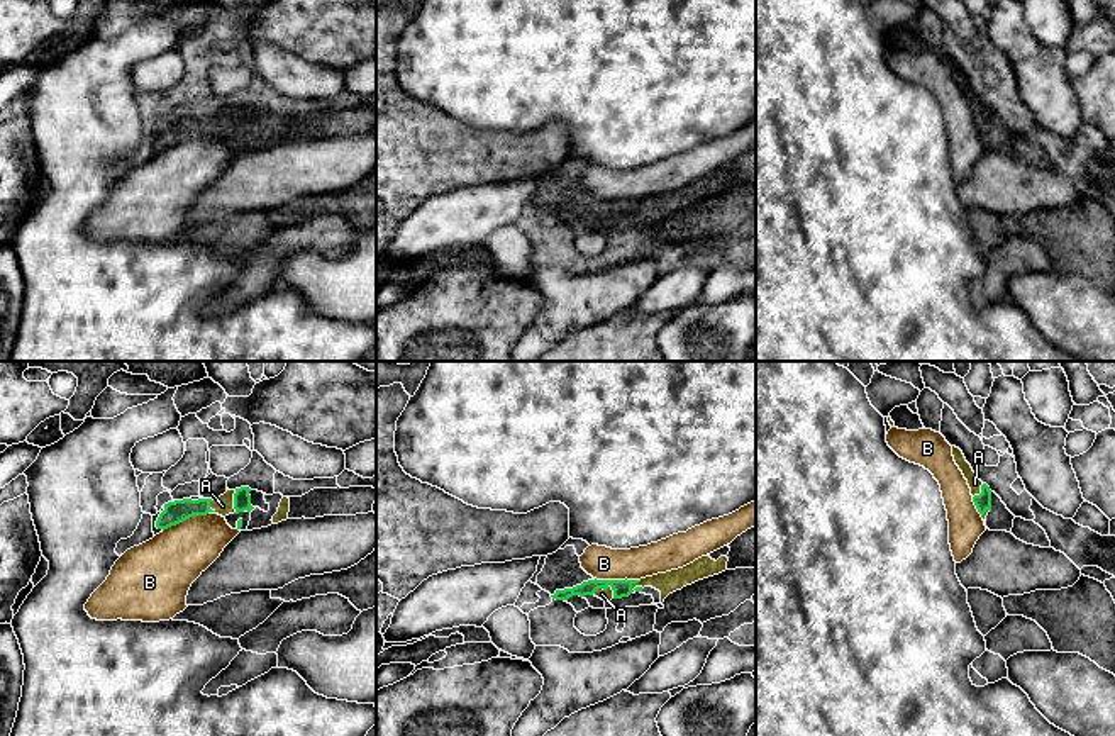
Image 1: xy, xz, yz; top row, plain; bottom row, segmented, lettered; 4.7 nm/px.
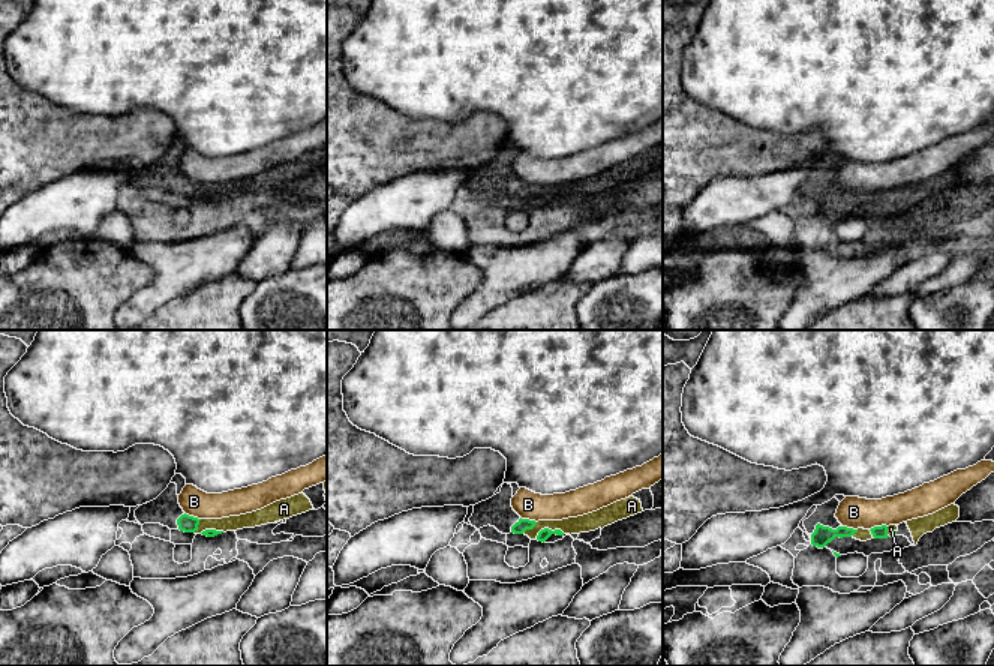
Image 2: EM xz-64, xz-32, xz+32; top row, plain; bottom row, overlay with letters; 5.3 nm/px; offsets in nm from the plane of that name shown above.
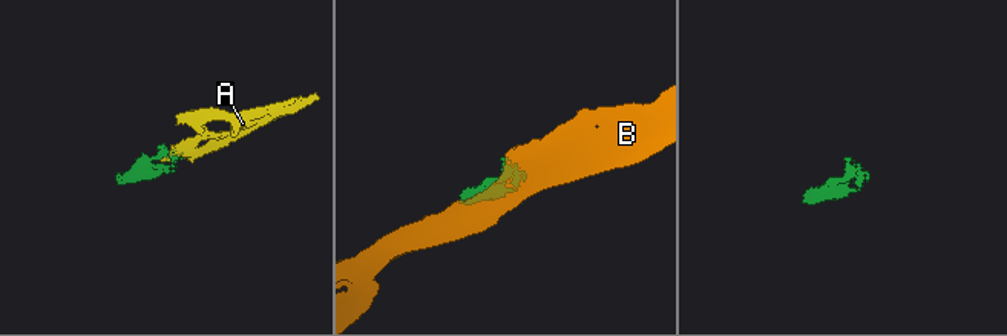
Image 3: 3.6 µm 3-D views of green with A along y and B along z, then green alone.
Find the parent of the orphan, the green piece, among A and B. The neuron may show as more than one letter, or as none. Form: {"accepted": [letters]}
{"accepted": ["A"]}

